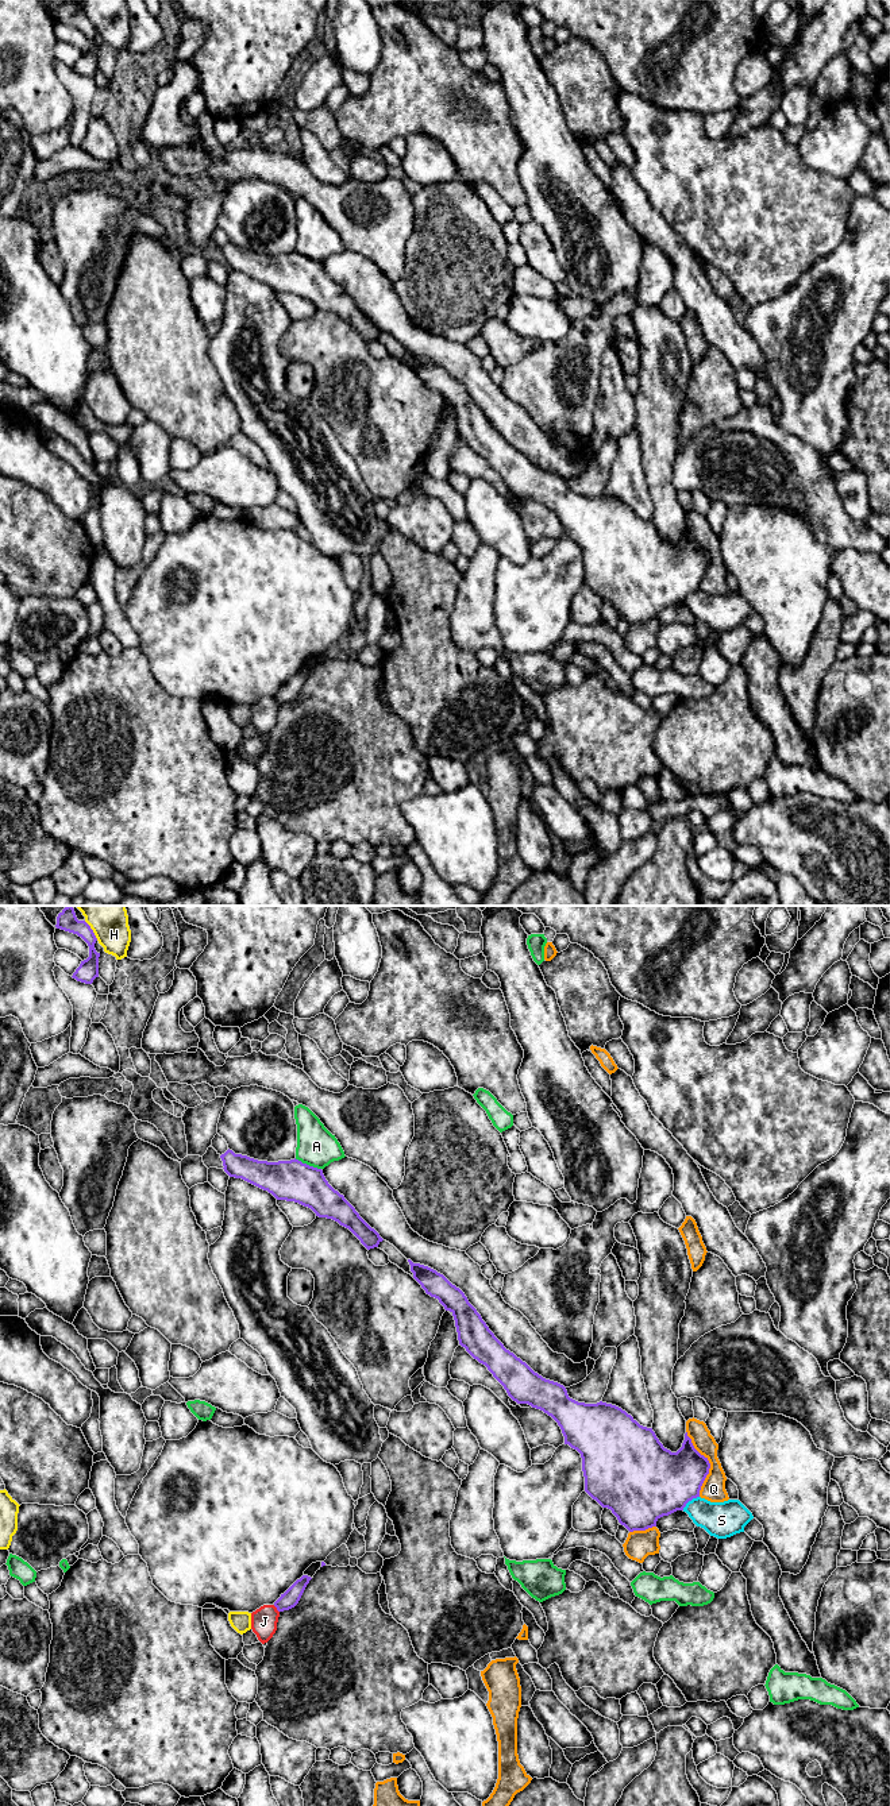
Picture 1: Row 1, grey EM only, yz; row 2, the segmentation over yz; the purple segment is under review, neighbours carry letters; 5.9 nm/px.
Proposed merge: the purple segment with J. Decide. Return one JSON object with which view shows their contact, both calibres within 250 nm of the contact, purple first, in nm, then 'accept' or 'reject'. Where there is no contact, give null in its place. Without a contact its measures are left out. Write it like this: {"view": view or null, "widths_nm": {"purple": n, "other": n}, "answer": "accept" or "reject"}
{"view": "yz", "widths_nm": {"purple": 100, "other": 160}, "answer": "reject"}

